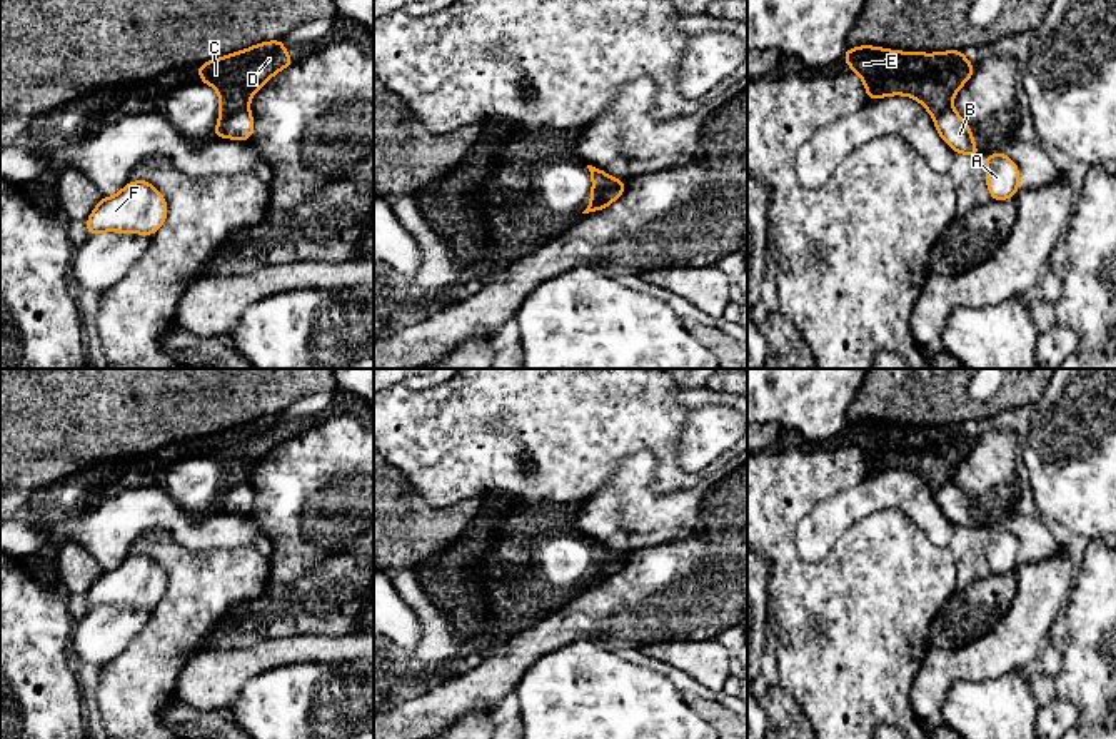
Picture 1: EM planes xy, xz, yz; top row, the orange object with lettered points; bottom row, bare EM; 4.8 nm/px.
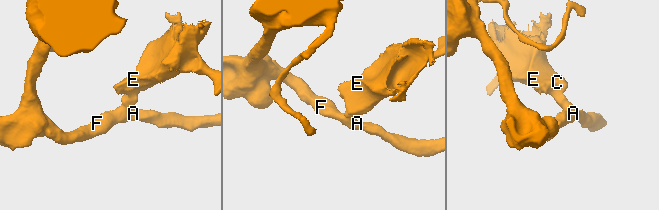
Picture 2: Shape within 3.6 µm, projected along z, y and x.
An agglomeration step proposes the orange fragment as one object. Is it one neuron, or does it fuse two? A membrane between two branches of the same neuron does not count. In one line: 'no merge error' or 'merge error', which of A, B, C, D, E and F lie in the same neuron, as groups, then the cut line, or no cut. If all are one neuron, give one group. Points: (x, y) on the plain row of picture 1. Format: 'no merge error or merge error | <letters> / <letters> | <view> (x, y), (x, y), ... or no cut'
merge error | A B F / C D E | xz (624, 556), (609, 561), (588, 583)

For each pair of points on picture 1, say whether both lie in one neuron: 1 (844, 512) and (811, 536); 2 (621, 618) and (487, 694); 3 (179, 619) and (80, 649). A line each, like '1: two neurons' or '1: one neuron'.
1: one neuron
2: one neuron
3: two neurons

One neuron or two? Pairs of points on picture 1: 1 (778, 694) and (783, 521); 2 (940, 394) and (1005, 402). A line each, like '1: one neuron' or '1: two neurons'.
1: two neurons
2: one neuron

